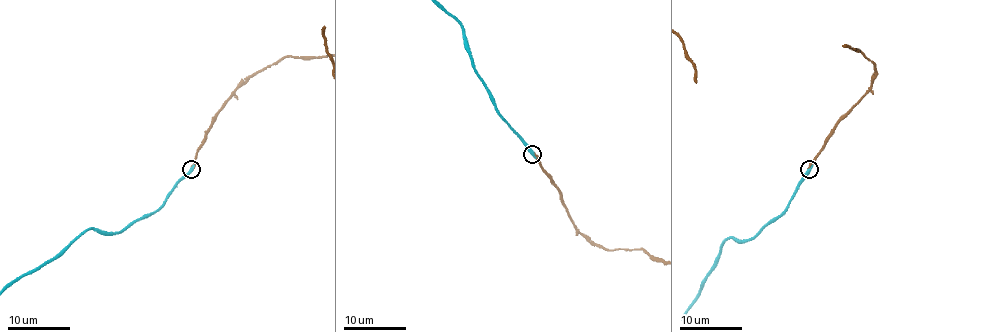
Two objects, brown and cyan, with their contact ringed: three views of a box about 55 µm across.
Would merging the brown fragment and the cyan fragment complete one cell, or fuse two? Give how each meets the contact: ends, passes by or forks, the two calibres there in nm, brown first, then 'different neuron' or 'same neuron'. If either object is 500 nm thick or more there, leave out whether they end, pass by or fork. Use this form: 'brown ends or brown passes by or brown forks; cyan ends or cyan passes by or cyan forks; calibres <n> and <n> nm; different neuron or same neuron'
brown ends; cyan ends; calibres 360 and 400 nm; same neuron

